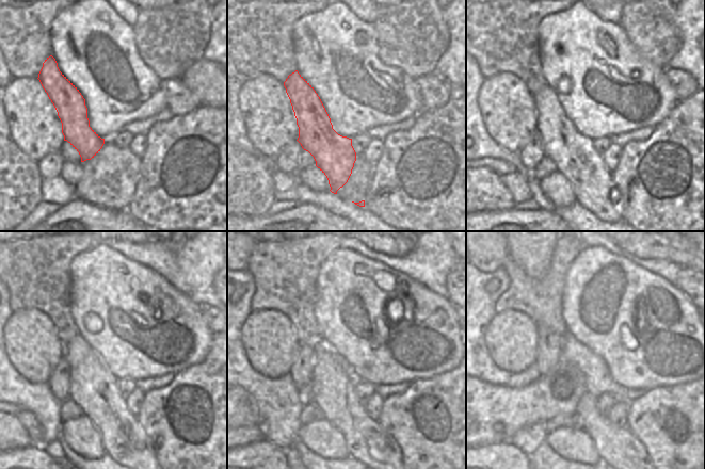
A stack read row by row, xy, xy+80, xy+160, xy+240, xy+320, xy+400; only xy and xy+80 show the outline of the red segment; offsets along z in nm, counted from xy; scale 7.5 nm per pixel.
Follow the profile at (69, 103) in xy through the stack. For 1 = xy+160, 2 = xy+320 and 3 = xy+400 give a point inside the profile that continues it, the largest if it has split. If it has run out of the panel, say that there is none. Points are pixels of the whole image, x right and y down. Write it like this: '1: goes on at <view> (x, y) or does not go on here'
1: goes on at xy+160 (574, 155)
2: goes on at xy+320 (331, 390)
3: goes on at xy+400 (618, 448)

